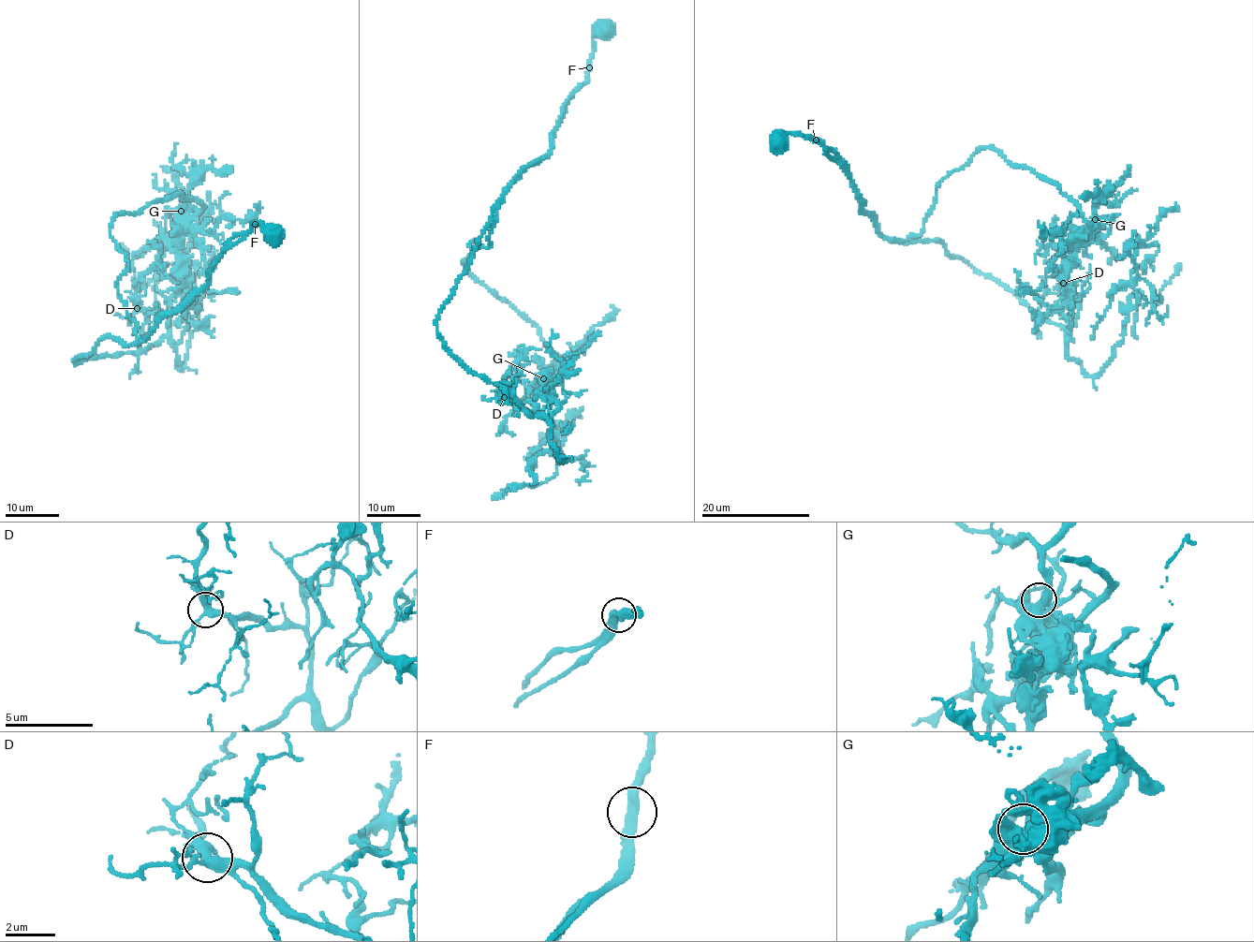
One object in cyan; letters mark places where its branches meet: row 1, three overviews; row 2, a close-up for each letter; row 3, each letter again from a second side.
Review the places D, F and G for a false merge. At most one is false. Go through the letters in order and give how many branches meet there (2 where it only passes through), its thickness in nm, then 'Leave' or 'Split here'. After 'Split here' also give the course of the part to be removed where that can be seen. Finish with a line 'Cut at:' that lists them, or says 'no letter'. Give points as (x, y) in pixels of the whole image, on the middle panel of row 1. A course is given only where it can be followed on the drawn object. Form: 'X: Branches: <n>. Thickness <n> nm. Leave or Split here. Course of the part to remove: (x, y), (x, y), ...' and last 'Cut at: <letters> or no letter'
D: Branches: 3. Thickness 360 nm. Leave
F: Branches: 2. Thickness 380 nm. Split here. Course of the part to remove: (588, 67), (552, 150), (508, 185), (490, 244), (474, 239), (463, 263), (560, 358), (542, 387), (579, 357)
G: Branches: 2. Thickness 480 nm. Leave
Cut at: F

